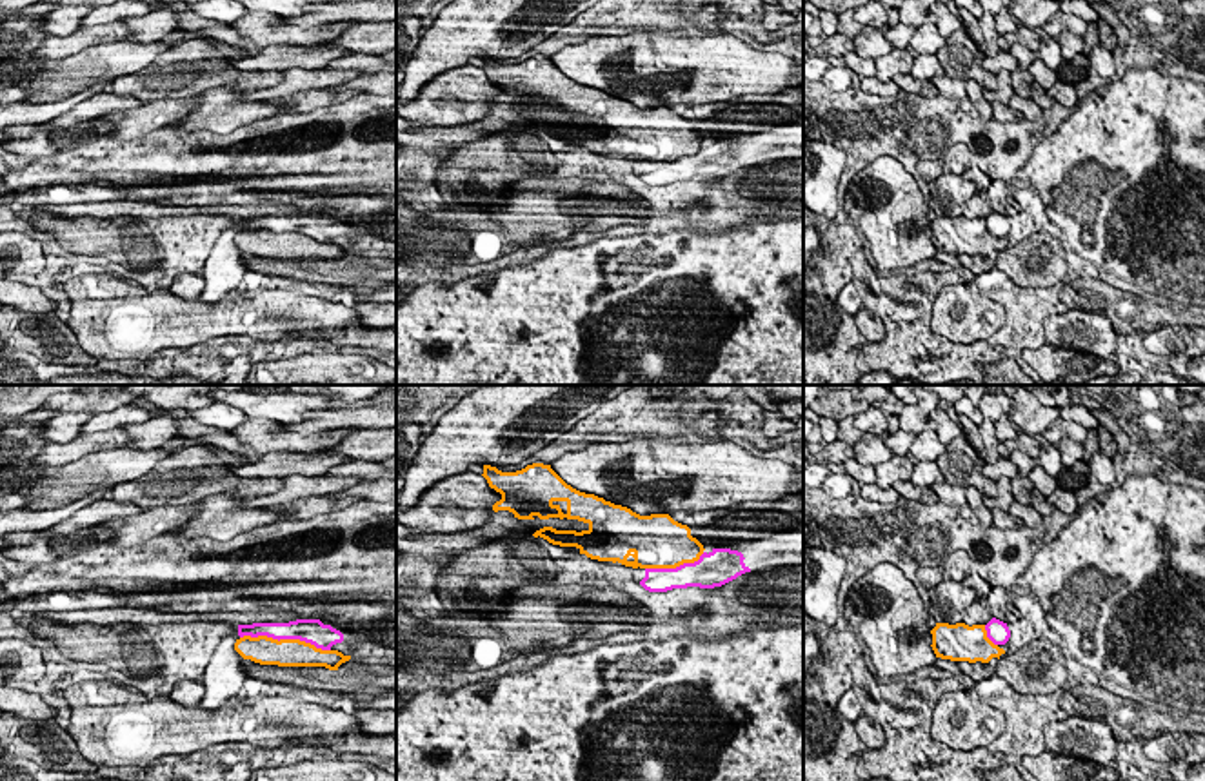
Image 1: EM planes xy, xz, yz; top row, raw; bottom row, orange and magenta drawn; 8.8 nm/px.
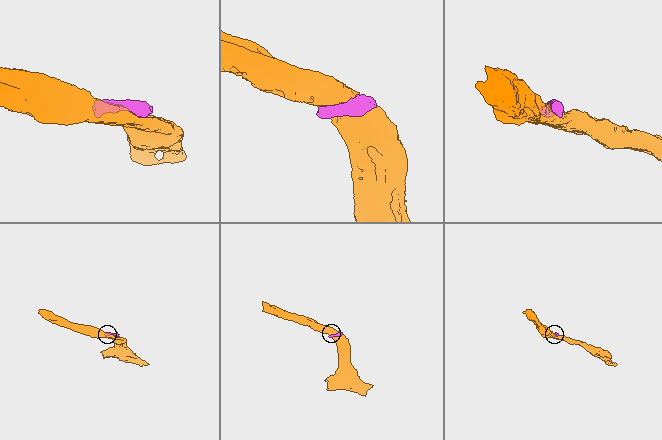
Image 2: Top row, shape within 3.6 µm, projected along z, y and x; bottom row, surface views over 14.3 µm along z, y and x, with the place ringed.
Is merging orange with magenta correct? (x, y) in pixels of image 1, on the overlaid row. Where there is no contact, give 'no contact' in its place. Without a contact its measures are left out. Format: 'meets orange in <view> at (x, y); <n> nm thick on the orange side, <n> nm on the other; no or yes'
meets orange in xy at (286, 640); 260 nm thick on the orange side, 220 nm on the other; no

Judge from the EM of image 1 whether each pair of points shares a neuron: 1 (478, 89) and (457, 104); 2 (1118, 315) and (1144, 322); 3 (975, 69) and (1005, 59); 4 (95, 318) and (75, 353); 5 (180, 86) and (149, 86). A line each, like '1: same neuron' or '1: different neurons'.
1: same neuron
2: same neuron
3: different neurons
4: different neurons
5: same neuron

